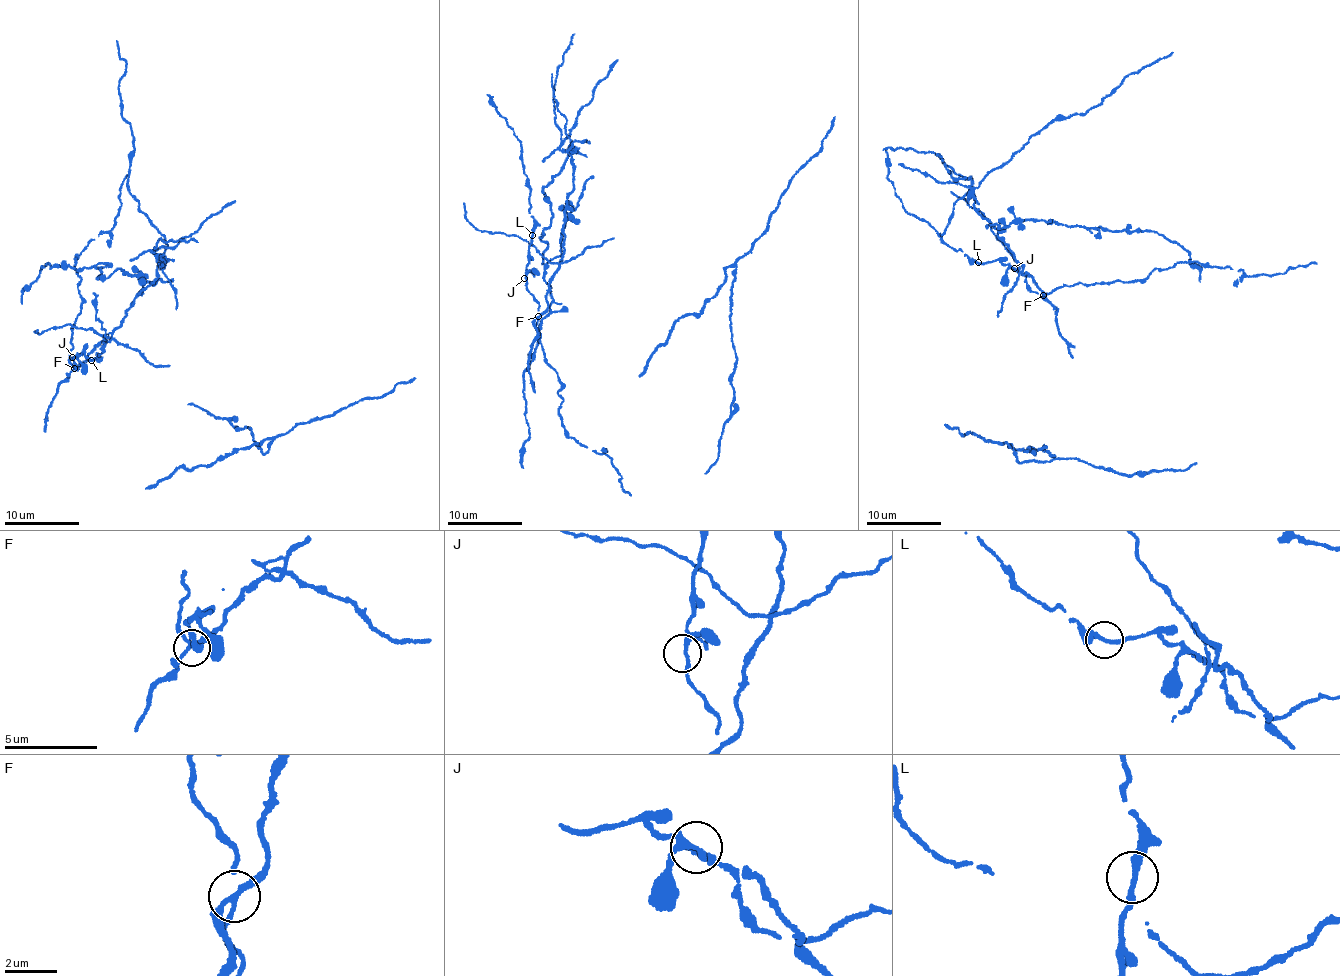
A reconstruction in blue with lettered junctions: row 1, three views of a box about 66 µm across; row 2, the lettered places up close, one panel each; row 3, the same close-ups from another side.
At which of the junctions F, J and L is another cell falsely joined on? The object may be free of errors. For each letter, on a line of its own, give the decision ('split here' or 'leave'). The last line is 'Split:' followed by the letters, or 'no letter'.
F: split here
J: leave
L: leave
Split: F

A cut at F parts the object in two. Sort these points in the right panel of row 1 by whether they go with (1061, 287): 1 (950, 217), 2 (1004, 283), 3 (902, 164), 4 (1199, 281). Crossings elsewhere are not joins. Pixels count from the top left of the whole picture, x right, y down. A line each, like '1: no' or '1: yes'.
1: no
2: yes
3: no
4: no

